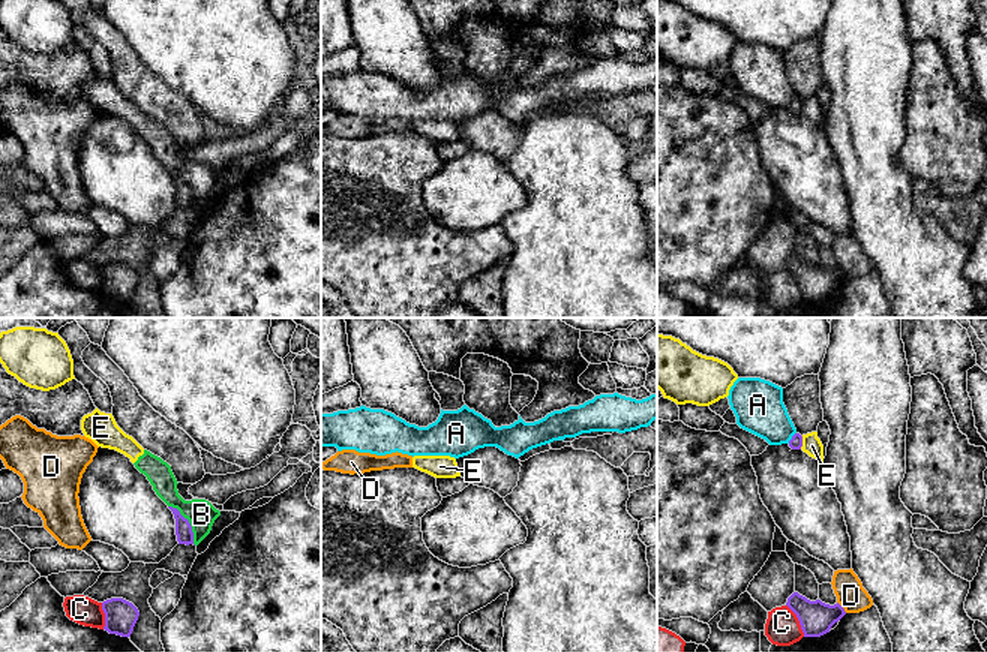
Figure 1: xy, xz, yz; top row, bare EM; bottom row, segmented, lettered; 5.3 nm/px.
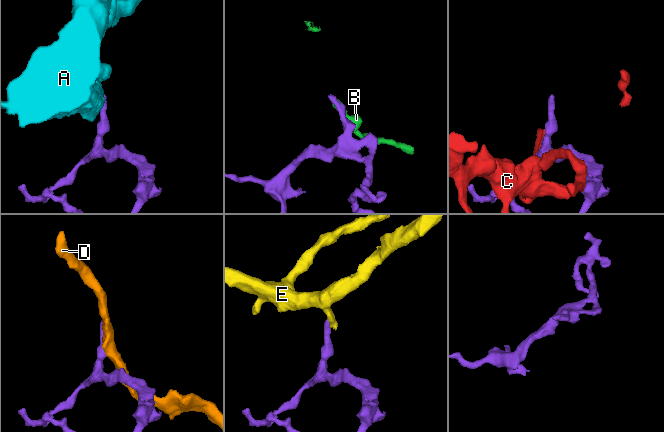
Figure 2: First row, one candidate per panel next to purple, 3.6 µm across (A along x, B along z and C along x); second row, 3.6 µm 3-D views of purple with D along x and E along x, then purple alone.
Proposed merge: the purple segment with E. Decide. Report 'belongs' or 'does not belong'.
does not belong

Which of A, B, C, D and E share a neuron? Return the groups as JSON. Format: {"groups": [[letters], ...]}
{"groups": [["A"], ["B", "E"], ["C"], ["D"]]}

